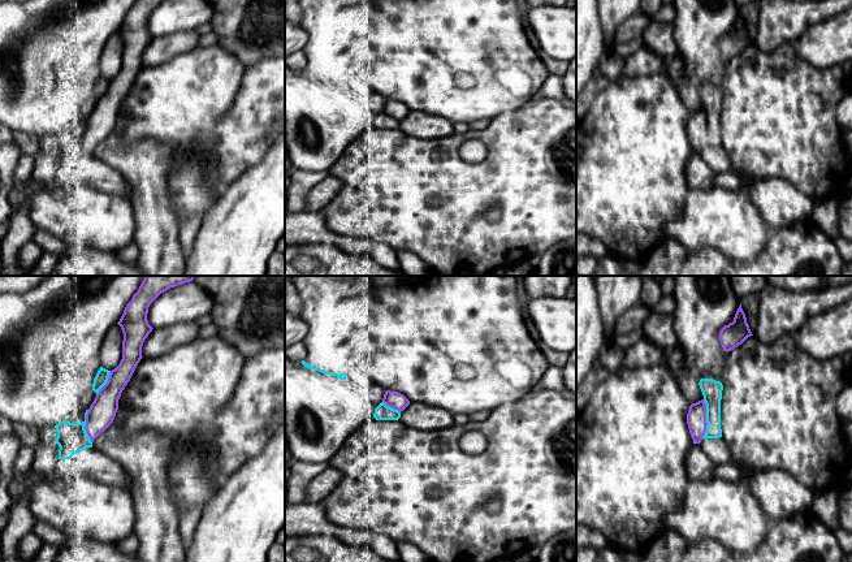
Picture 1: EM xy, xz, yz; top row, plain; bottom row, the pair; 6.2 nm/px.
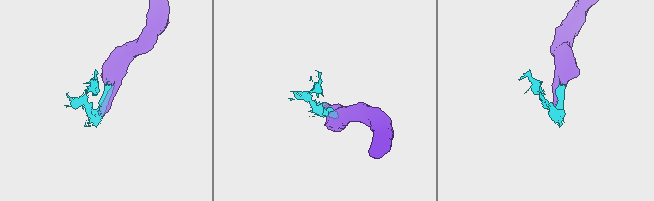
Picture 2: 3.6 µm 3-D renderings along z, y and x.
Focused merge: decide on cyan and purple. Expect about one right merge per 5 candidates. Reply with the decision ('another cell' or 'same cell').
same cell

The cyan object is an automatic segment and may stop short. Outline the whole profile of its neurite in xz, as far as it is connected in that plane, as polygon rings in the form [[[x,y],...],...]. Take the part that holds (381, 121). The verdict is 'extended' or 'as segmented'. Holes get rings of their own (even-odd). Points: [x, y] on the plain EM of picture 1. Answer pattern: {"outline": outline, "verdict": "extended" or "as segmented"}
{"outline": [[[386,99],[382,111],[375,117],[376,129],[398,129],[410,109],[398,100]]], "verdict": "extended"}

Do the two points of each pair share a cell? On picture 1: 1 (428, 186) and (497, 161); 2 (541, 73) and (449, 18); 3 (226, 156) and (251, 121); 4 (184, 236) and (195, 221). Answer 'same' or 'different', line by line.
1: same
2: same
3: same
4: same

